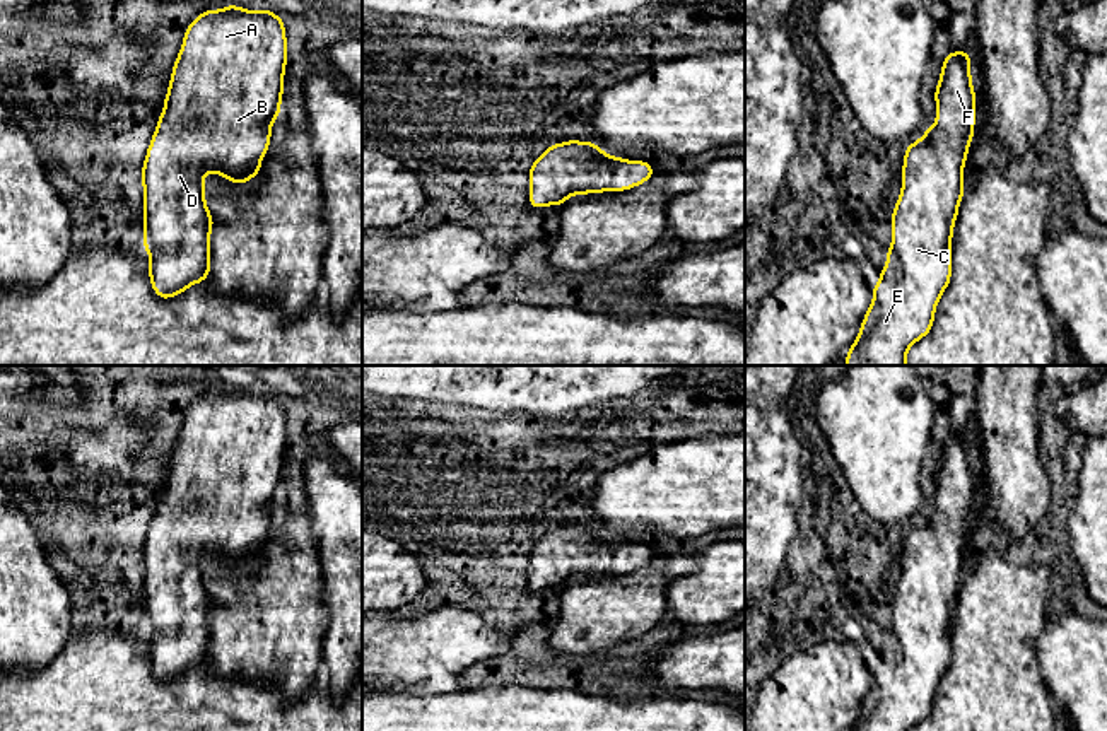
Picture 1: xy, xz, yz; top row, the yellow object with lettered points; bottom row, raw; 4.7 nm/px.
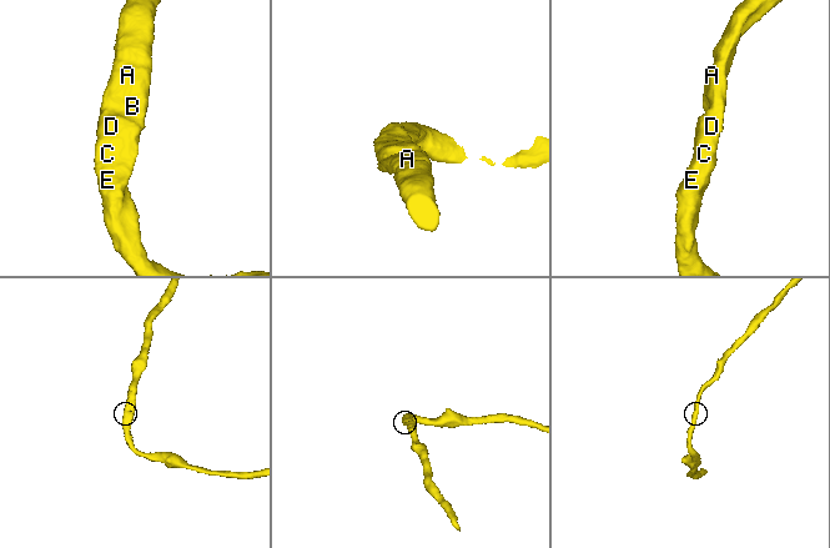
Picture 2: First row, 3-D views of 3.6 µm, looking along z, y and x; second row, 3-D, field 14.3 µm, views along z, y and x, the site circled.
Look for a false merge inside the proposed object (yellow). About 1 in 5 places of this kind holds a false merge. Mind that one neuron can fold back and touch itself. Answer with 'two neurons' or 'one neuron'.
one neuron

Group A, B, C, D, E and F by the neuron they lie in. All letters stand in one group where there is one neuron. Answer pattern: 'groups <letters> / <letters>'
groups A B C D E F

